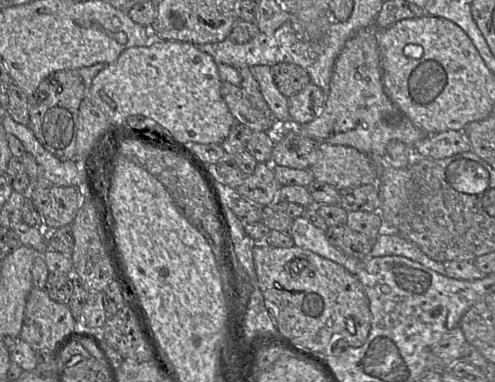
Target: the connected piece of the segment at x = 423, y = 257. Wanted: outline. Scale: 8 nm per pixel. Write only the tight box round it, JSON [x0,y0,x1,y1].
[370,231,445,275]

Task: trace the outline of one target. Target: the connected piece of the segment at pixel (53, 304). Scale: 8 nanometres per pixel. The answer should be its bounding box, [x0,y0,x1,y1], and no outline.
[19,286,80,350]

